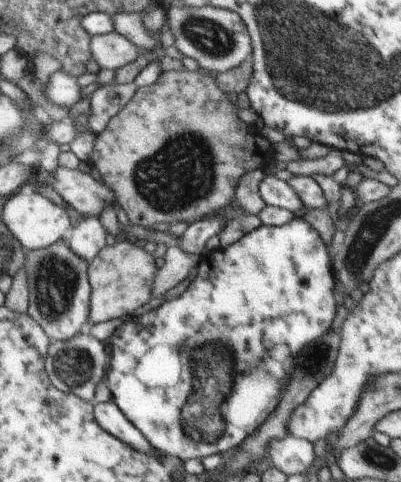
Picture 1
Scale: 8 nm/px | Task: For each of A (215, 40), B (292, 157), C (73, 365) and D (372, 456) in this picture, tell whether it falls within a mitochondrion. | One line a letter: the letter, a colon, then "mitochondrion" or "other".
A: mitochondrion
B: other
C: mitochondrion
D: mitochondrion

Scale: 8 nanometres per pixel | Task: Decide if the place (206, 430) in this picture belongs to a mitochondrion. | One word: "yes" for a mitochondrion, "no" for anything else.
yes

